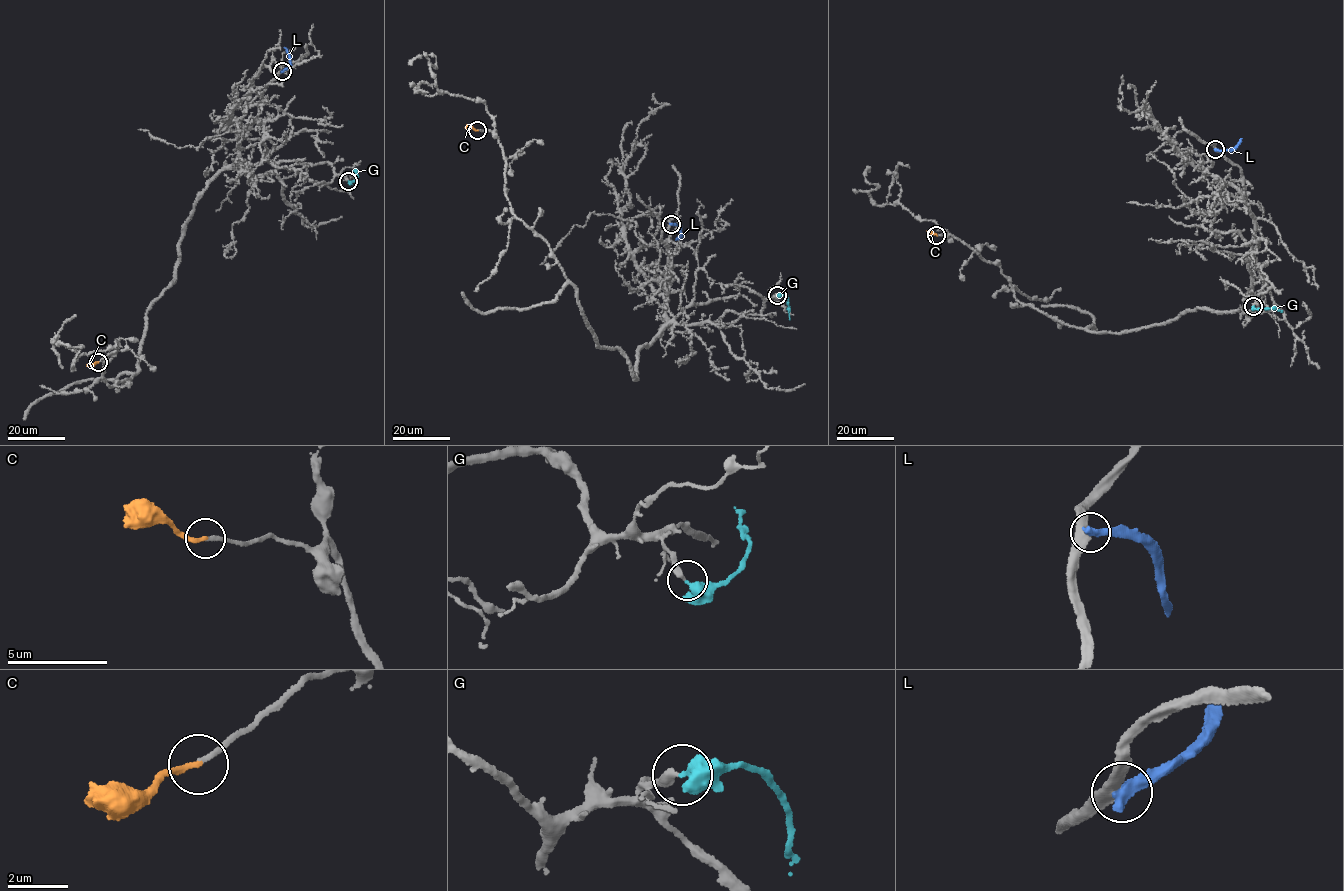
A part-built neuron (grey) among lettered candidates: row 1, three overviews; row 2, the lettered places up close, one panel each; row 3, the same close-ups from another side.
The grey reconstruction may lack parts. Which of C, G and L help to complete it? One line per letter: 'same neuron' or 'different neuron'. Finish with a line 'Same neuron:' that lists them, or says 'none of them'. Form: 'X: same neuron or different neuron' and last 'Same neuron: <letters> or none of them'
C: same neuron
G: different neuron
L: different neuron
Same neuron: C

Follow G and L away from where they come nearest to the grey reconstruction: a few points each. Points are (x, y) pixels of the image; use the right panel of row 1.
G: (1254, 306), (1254, 309), (1275, 307), (1282, 311)
L: (1216, 149), (1234, 148), (1242, 138)

